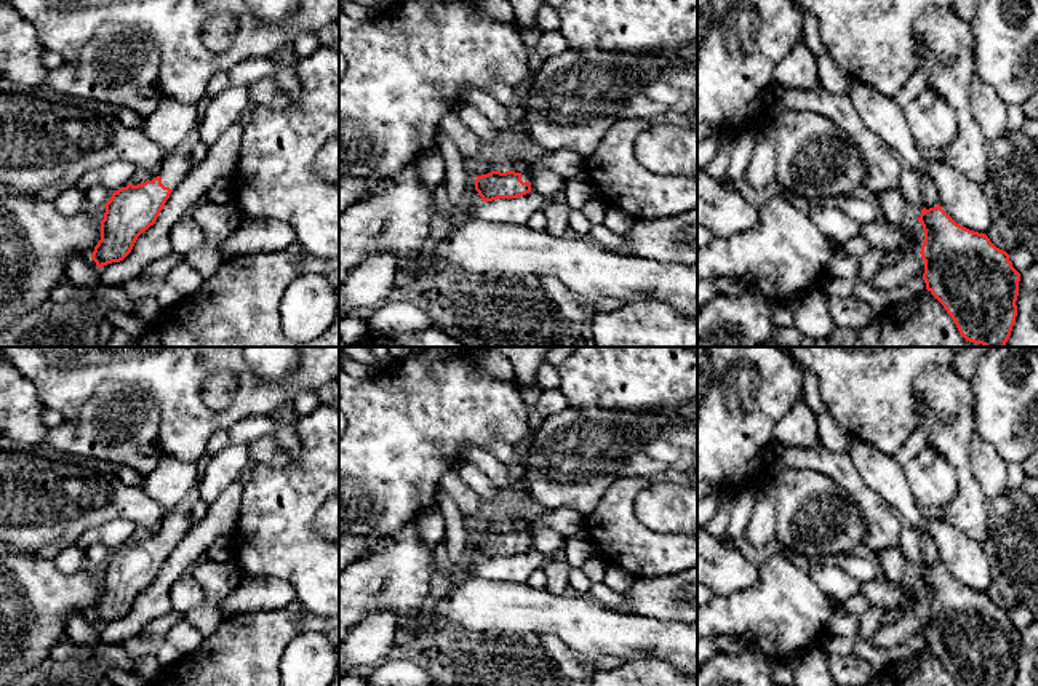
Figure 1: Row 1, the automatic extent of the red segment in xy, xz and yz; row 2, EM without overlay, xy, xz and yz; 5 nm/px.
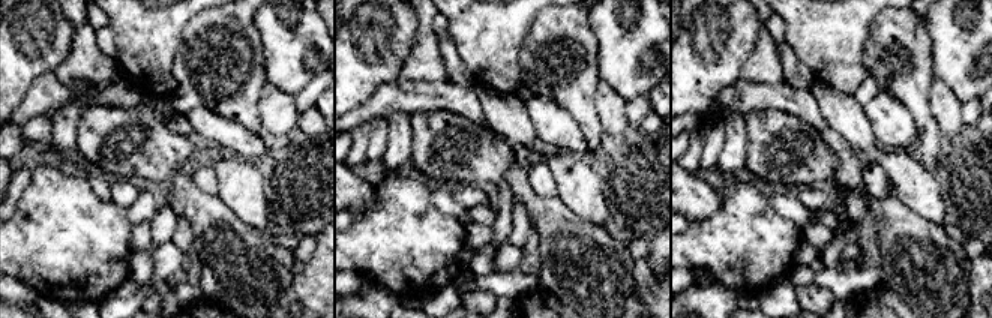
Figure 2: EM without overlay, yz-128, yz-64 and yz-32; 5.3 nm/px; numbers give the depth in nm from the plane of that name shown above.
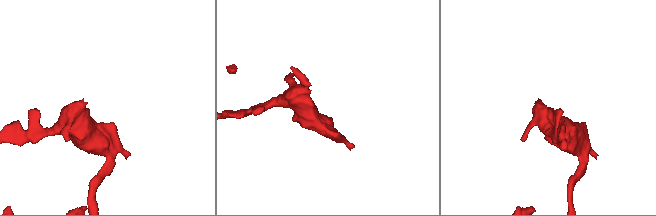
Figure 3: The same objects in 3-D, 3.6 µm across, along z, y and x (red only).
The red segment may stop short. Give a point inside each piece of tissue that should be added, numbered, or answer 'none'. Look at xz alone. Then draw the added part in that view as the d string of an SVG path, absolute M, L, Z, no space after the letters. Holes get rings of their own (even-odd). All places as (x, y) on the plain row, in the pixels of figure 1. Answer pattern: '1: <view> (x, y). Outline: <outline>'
1: xz (568, 522). Outline: M568 507L545 510L539 518L528 523L521 531L521 539L531 540L533 534L539 529L553 529L565 537L573 537L584 532L584 515Z

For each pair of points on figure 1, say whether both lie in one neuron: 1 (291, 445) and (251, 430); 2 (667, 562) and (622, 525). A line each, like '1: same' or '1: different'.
1: same
2: same

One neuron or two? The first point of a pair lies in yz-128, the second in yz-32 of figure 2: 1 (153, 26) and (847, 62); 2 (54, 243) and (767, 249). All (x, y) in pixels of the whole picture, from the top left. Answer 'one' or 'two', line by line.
1: one
2: one

